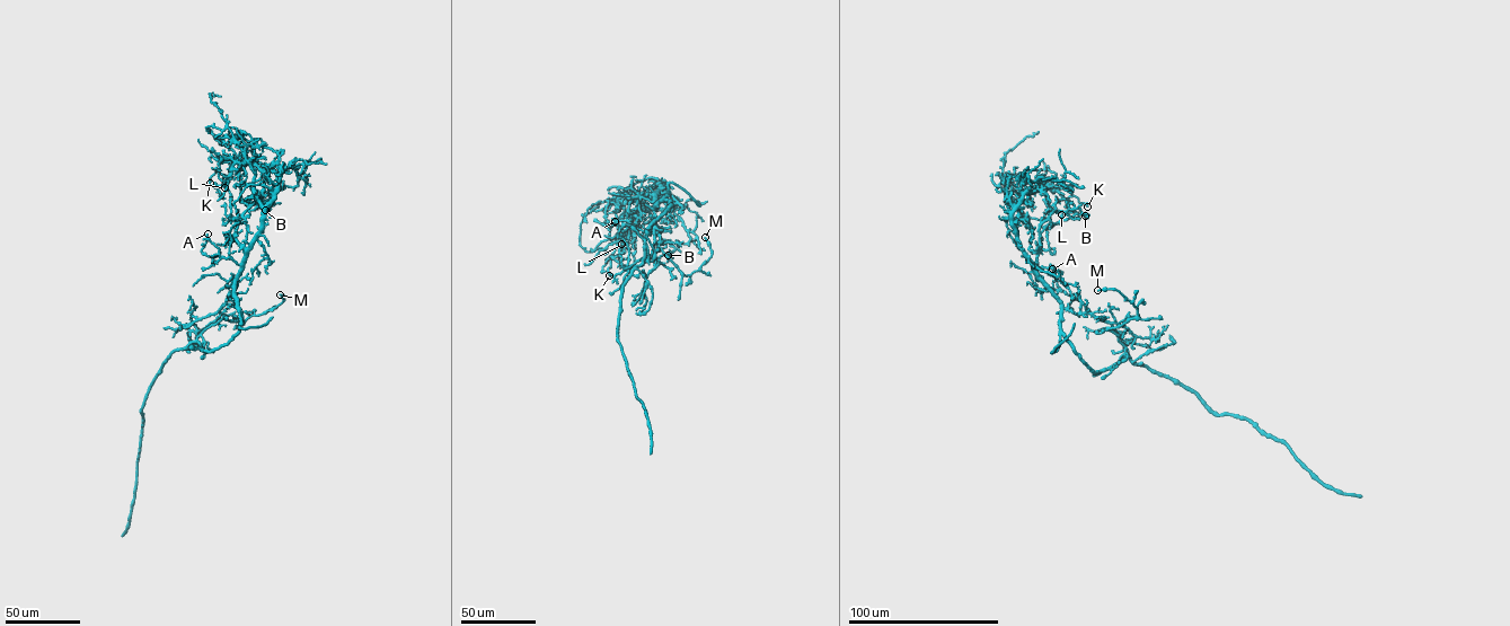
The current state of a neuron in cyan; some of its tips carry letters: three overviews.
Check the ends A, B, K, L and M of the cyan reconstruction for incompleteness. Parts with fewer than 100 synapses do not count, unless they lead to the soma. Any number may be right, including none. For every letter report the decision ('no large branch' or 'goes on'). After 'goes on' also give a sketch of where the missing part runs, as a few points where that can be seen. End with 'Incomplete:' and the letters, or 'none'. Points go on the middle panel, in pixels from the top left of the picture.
A: no large branch
B: no large branch
K: no large branch
L: no large branch
M: no large branch
Incomplete: none

